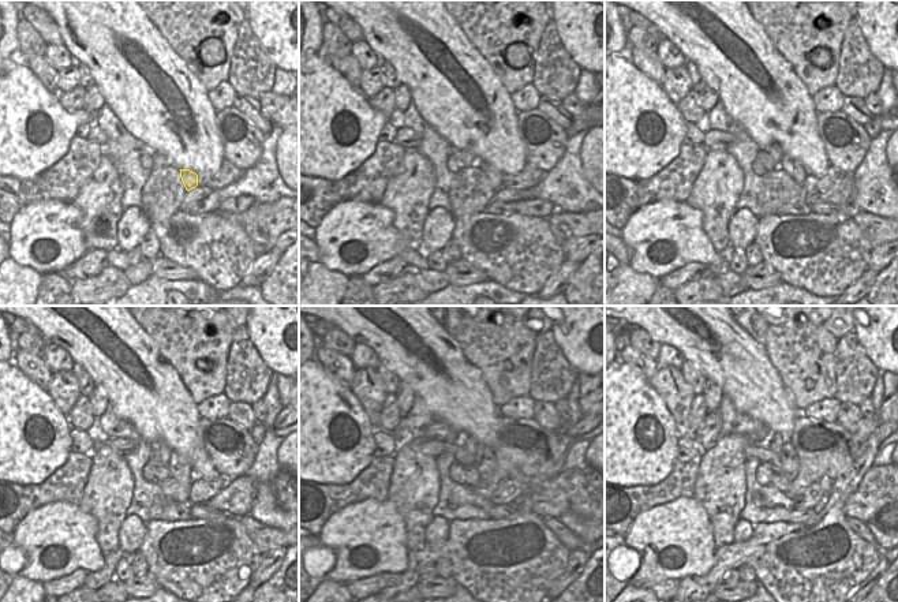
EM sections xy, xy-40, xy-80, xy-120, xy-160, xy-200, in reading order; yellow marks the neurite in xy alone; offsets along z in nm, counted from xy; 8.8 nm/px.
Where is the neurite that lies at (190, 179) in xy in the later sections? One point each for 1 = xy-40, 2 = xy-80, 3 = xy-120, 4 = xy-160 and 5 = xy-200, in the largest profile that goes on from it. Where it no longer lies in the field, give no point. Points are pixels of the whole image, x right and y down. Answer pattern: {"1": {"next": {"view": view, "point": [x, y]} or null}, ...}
{"1": {"next": {"view": "xy-40", "point": [493, 174]}}, "2": {"next": {"view": "xy-80", "point": [792, 167]}}, "3": {"next": {"view": "xy-120", "point": [179, 466]}}, "4": {"next": {"view": "xy-160", "point": [485, 462]}}, "5": {"next": {"view": "xy-200", "point": [789, 460]}}}

